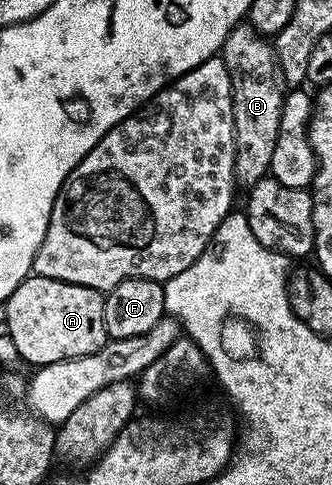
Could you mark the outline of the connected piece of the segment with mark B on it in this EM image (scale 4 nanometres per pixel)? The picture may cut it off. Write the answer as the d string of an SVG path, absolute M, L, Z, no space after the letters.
M235 26L222 47L226 72L230 72L234 108L234 176L240 188L251 188L269 177L274 144L278 141L278 119L282 117L285 91L273 43L253 26Z

